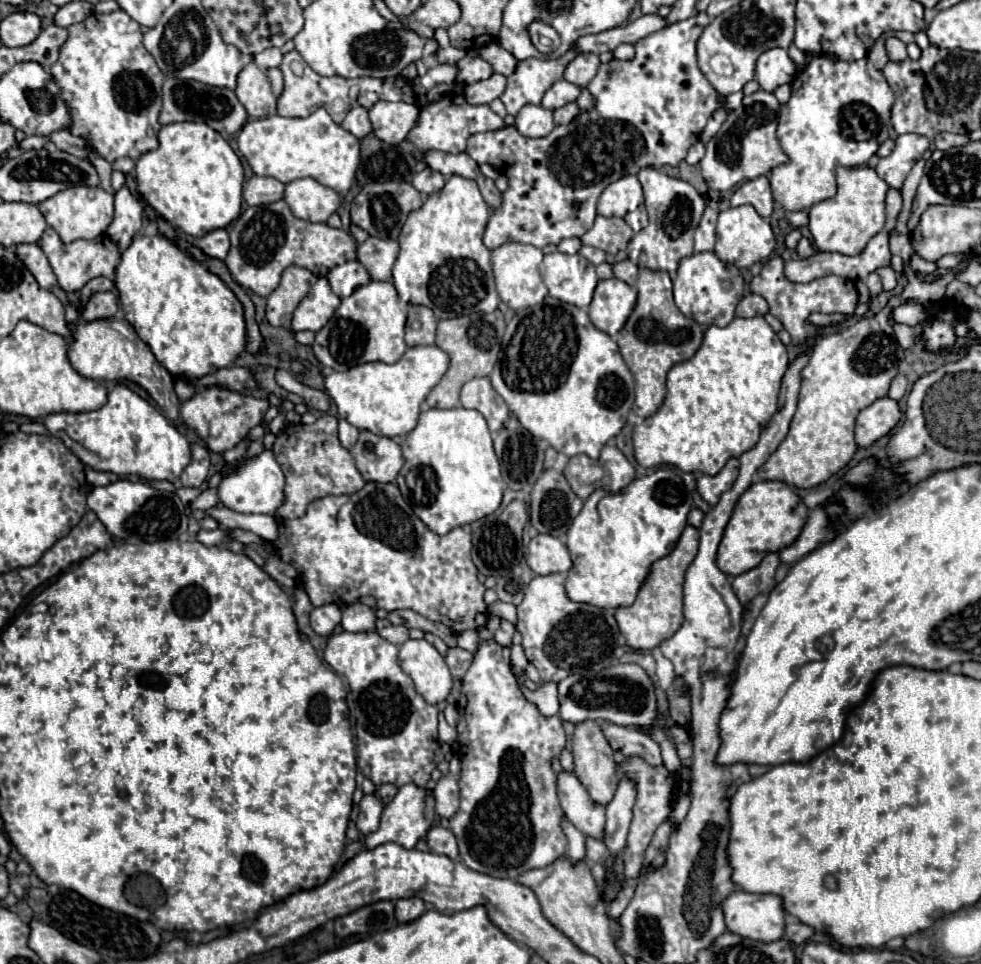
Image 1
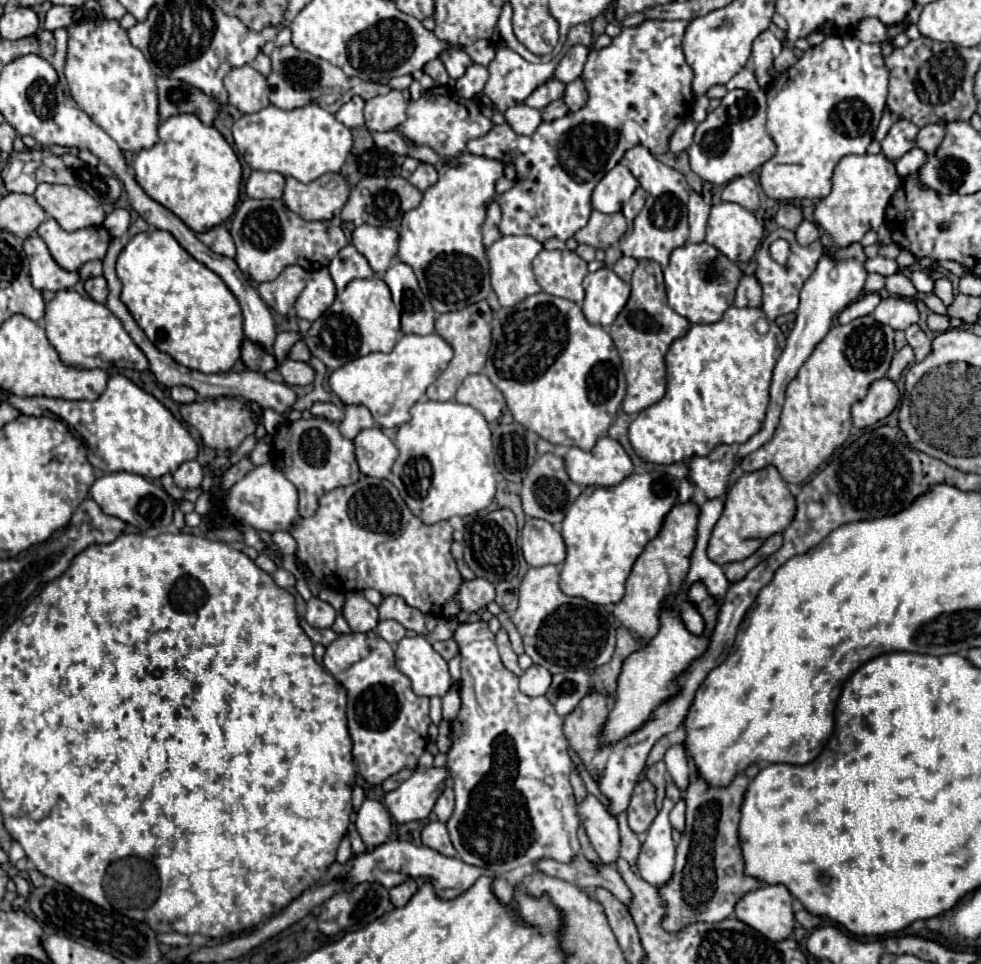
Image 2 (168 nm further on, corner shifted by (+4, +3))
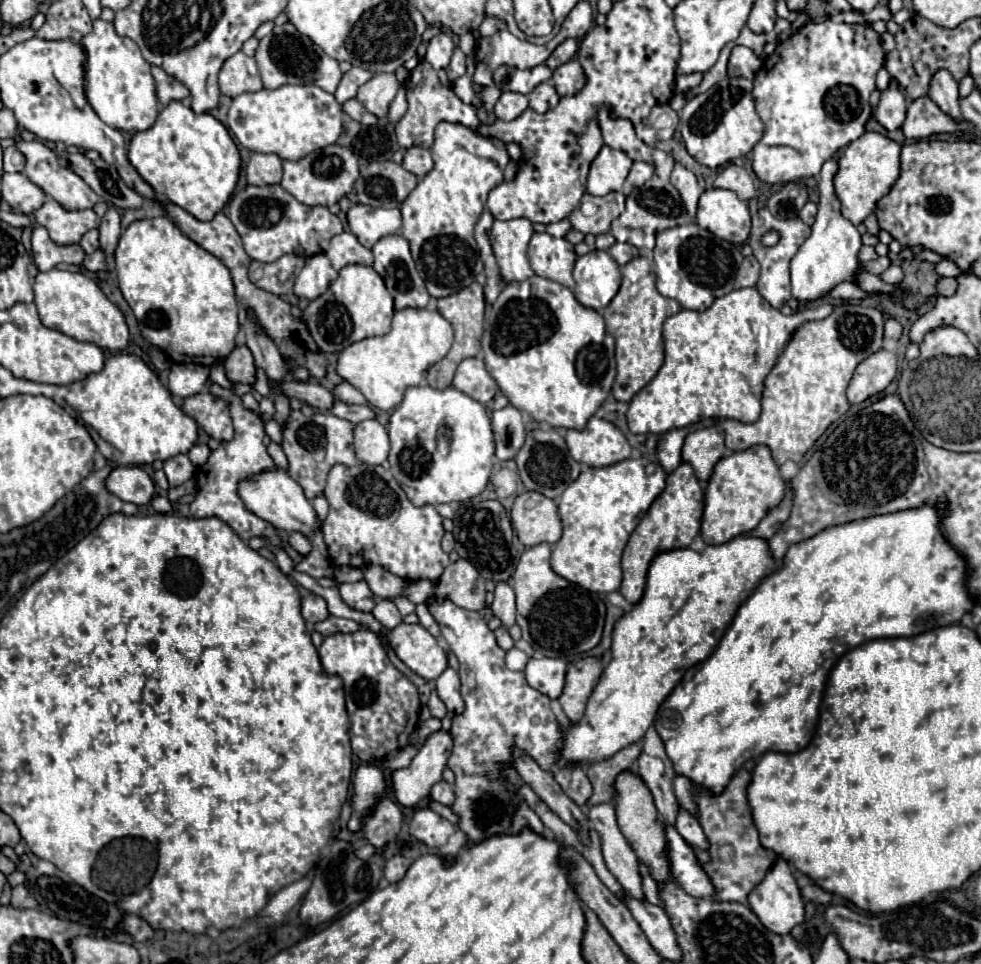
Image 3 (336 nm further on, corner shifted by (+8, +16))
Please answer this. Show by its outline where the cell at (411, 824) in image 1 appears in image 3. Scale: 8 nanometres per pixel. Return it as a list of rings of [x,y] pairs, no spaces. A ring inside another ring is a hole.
[[[433,732],[413,758],[411,766],[393,772],[393,788],[401,806],[415,806],[425,798],[433,784],[441,780],[447,758],[451,754],[451,732]]]

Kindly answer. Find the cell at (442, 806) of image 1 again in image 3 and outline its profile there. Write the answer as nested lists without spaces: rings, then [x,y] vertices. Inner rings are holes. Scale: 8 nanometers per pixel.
[[[445,780],[437,782],[437,784],[431,788],[431,798],[437,800],[437,802],[441,802],[441,804],[445,804],[445,806],[451,806],[451,804],[455,802],[453,788],[451,788]]]

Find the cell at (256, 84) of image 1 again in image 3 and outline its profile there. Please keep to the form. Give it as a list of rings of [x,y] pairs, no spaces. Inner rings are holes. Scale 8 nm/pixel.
[[[243,52],[229,56],[219,72],[219,88],[221,88],[221,94],[227,94],[231,98],[243,92],[261,90],[263,84],[261,84],[261,76],[255,60]]]

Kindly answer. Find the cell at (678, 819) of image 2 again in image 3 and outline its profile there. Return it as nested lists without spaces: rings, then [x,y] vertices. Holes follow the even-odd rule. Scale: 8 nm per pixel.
[[[685,810],[679,812],[675,828],[677,828],[677,832],[679,832],[689,844],[693,844],[693,846],[697,846],[697,848],[701,848],[701,850],[707,850],[707,848],[709,848],[709,842],[707,842],[705,834],[703,834],[701,824],[699,824],[691,814],[687,814]]]

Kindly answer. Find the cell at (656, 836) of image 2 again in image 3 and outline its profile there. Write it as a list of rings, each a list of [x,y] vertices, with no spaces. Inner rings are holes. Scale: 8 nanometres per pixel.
[[[667,826],[667,852],[671,862],[673,880],[695,898],[711,898],[715,896],[715,886],[707,872],[703,872],[703,864],[697,860],[693,848],[683,840],[683,836]]]

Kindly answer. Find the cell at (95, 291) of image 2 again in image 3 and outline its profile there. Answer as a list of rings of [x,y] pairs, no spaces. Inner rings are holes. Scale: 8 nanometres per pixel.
[[[97,248],[91,256],[85,256],[83,266],[85,266],[89,272],[99,272],[99,270],[103,270],[103,268],[107,266],[107,256],[105,256],[105,252],[103,252],[101,248]]]

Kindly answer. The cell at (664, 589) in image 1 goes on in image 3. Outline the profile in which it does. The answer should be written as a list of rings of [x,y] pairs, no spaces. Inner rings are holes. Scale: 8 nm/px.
[[[681,462],[671,474],[667,474],[667,486],[665,490],[655,498],[643,520],[633,530],[625,550],[623,550],[623,596],[637,604],[645,590],[645,578],[647,568],[657,552],[663,550],[675,550],[675,548],[687,548],[691,540],[699,534],[701,526],[701,514],[703,514],[703,490],[699,486],[699,480],[693,474],[691,464]]]

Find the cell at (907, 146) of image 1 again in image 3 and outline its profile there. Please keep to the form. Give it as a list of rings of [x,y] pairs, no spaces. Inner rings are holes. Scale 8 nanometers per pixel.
[[[891,80],[889,86],[881,90],[875,118],[879,124],[883,124],[885,130],[897,130],[905,120],[905,112],[907,112],[907,100],[903,96],[903,90],[899,88],[899,84],[895,84],[895,80]]]

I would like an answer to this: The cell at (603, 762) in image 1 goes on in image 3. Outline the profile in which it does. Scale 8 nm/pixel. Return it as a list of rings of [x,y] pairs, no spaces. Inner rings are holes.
[[[595,656],[581,658],[567,668],[565,688],[563,688],[563,694],[559,696],[559,702],[571,722],[579,722],[583,718],[585,704],[595,684],[599,682],[601,672],[603,672],[601,658],[595,658]]]

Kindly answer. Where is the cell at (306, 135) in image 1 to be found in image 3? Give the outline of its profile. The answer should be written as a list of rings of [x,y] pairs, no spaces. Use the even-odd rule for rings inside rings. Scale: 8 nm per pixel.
[[[285,84],[275,90],[261,88],[259,92],[233,98],[227,116],[227,128],[251,152],[271,152],[283,160],[299,160],[315,150],[333,144],[343,130],[343,110],[333,94],[315,84]]]

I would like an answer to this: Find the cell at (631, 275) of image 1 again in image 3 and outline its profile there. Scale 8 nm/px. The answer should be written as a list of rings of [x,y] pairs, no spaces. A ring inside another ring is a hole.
[[[615,242],[611,248],[609,248],[609,254],[615,258],[615,262],[619,266],[625,266],[629,260],[637,258],[639,256],[639,250],[633,246],[633,244],[619,244]]]

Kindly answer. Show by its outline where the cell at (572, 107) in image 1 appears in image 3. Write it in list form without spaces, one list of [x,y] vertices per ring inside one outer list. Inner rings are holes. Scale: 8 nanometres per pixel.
[[[551,80],[539,84],[535,88],[535,92],[531,92],[527,98],[529,98],[529,108],[533,108],[539,114],[555,108],[557,102],[559,102],[559,94],[555,92],[555,86],[553,86]]]

